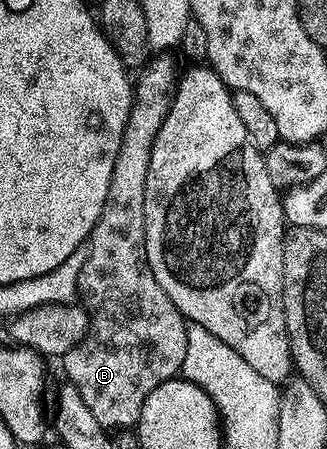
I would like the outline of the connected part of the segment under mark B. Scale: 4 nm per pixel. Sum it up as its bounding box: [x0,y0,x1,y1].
[63,55,187,433]

